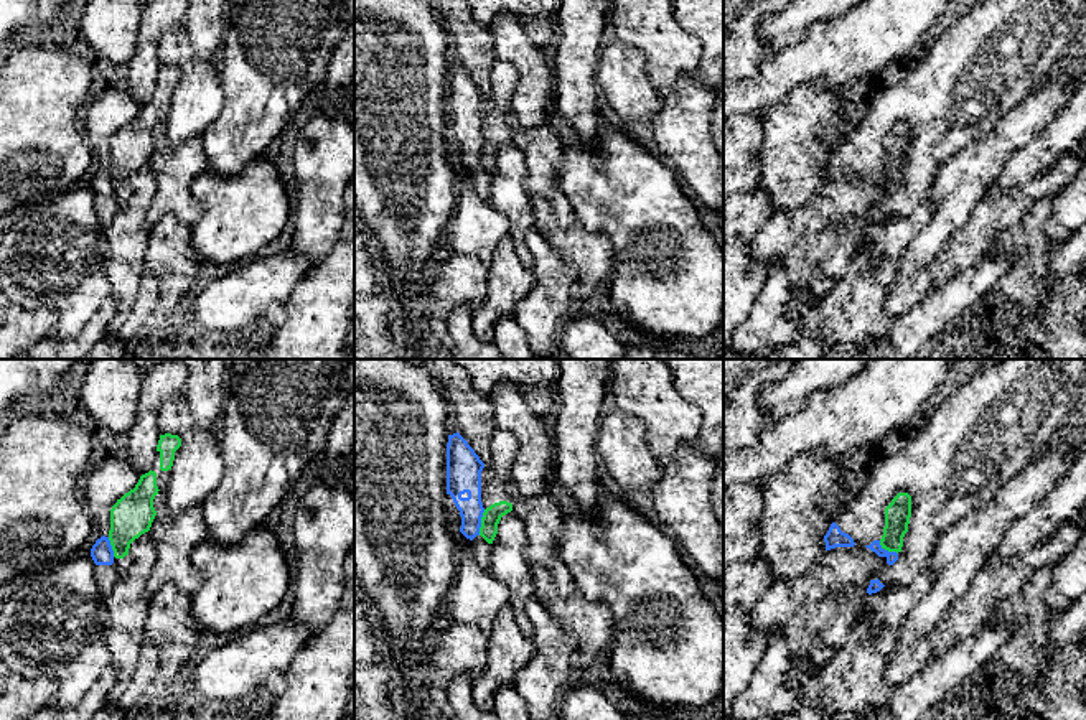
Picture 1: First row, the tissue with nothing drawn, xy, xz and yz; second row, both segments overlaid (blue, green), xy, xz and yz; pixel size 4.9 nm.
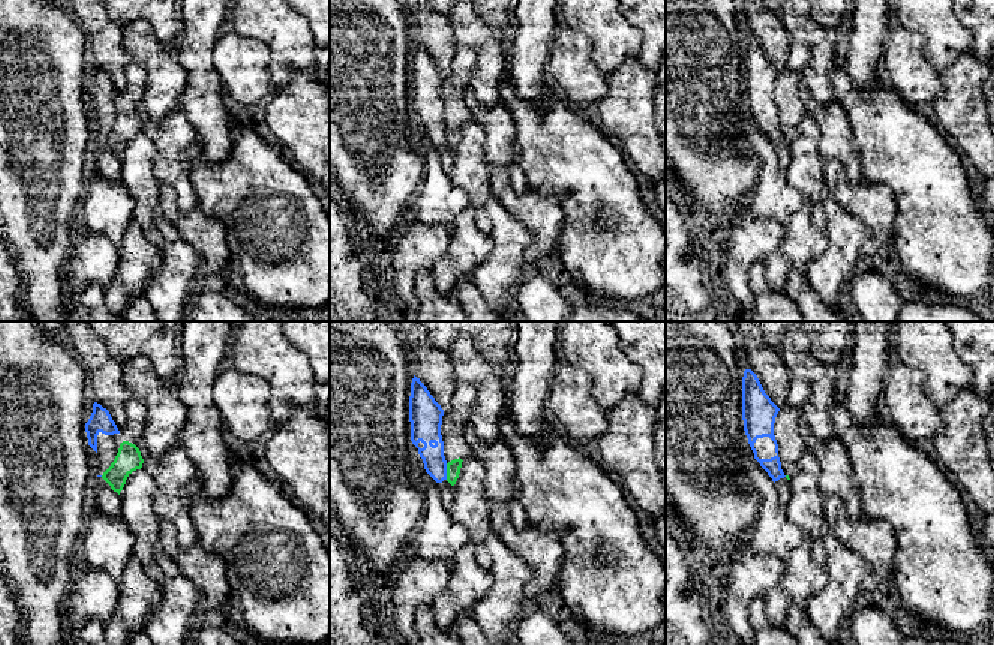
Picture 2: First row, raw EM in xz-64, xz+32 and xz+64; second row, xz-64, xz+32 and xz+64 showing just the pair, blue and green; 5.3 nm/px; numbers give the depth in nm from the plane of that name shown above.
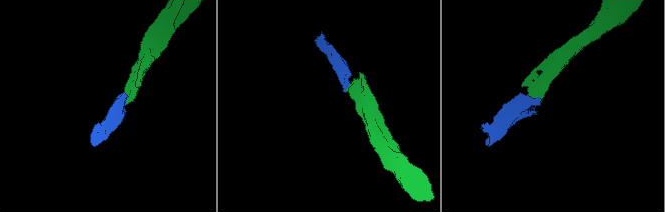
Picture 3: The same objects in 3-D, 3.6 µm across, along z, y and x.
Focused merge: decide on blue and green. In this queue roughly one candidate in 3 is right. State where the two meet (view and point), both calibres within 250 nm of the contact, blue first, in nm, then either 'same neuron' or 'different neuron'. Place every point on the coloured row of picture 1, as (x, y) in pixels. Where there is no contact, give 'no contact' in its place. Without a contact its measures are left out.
contact xz (480, 523); calibres 180 and 90 nm; different neuron

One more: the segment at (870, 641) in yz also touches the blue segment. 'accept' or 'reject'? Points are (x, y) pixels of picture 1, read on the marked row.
reject

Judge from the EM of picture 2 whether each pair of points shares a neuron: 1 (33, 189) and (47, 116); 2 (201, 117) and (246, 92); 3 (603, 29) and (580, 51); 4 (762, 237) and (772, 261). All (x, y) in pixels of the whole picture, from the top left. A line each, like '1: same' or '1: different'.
1: same
2: different
3: different
4: different

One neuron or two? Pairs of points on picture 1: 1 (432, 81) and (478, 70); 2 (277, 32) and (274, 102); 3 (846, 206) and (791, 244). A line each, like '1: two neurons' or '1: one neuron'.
1: two neurons
2: one neuron
3: one neuron

